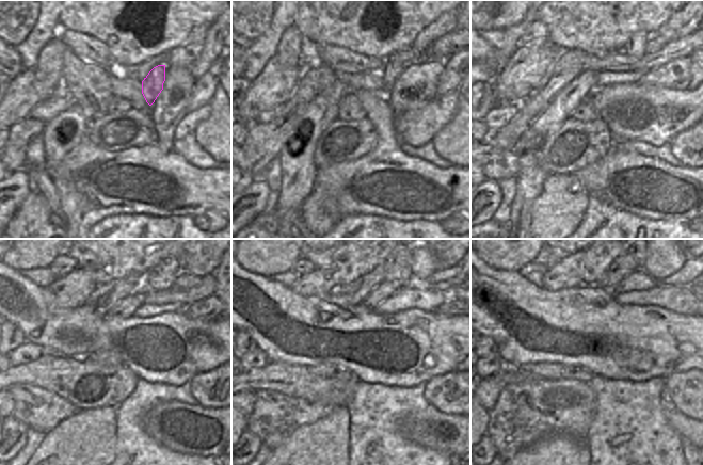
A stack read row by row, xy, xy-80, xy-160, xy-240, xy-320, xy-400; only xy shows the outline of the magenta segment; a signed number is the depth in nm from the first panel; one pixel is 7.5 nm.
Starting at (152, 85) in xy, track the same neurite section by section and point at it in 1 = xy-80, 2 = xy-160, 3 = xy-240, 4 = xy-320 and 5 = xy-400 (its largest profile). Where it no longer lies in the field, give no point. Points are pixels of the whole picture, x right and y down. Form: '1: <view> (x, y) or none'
1: xy-80 (393, 67)
2: xy-160 (635, 46)
3: xy-240 (161, 277)
4: xy-320 (398, 265)
5: xy-400 (639, 260)

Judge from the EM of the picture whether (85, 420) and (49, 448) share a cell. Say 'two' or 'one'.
one

